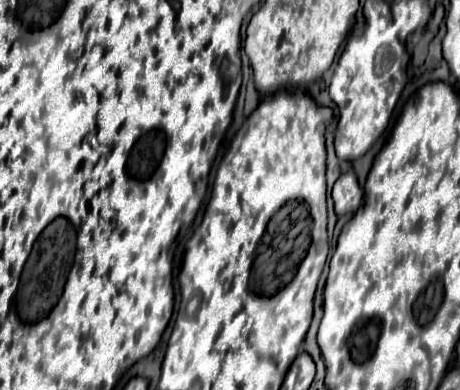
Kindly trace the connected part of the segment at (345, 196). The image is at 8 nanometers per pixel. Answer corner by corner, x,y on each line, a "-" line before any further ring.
353,171
343,173
335,187
333,187
333,203
335,203
335,213
345,215
345,213
355,213
361,207
363,201
363,191
357,183
357,175

